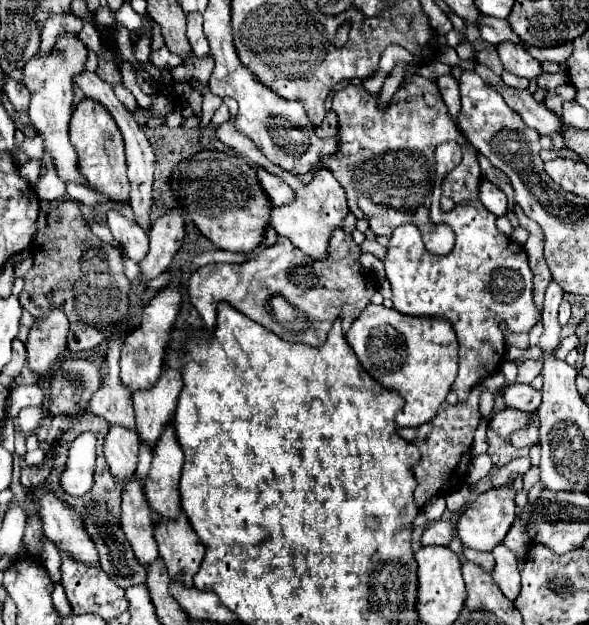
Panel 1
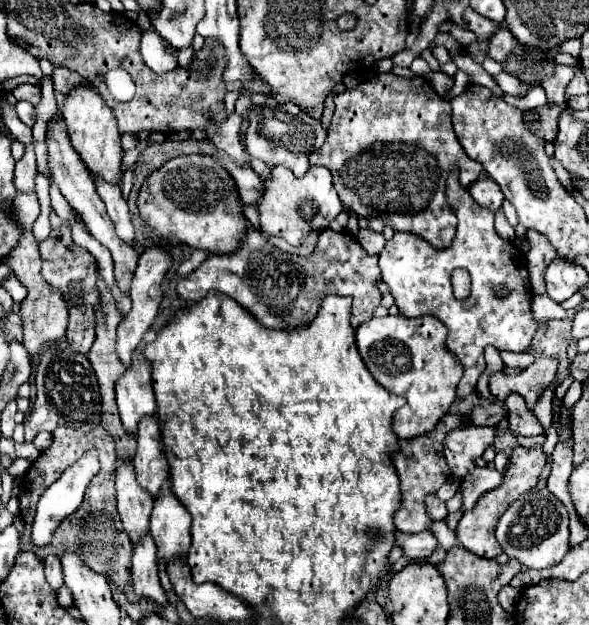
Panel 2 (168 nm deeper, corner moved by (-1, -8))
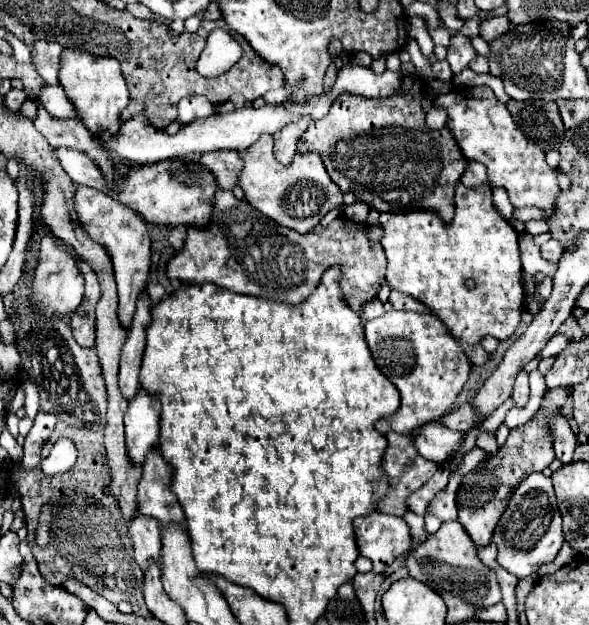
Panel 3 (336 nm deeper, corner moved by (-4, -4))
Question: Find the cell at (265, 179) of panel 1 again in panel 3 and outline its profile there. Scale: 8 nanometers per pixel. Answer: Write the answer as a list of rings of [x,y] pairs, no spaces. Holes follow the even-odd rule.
[[[216,150],[216,152],[206,152],[206,154],[188,154],[182,160],[206,166],[214,174],[218,188],[232,190],[232,186],[238,184],[236,176],[240,174],[242,160],[232,150]]]

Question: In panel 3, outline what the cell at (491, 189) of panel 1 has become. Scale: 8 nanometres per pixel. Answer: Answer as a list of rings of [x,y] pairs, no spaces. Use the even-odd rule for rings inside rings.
[[[466,162],[466,170],[464,170],[460,182],[468,188],[476,188],[476,186],[488,182],[488,174],[480,162]]]

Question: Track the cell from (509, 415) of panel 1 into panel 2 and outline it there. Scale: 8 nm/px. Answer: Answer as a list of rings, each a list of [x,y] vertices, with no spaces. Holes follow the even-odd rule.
[[[463,426],[453,430],[447,438],[445,438],[445,460],[451,466],[451,472],[459,478],[465,478],[465,474],[469,474],[469,470],[473,470],[475,466],[475,458],[481,458],[483,452],[493,446],[493,442],[497,440],[497,426]]]

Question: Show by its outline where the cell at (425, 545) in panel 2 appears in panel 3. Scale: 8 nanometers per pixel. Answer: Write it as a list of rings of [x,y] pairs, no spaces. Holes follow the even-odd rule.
[[[372,512],[354,520],[360,556],[374,562],[374,572],[384,572],[396,556],[410,550],[410,530],[400,516]]]

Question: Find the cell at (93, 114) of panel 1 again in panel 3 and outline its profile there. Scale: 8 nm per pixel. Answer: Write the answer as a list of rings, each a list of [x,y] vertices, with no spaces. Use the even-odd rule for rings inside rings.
[[[64,48],[58,80],[66,90],[66,96],[76,106],[78,114],[84,120],[84,126],[98,136],[100,130],[116,132],[120,128],[120,112],[128,106],[128,88],[120,72],[120,62],[116,58],[92,56],[84,50]]]

